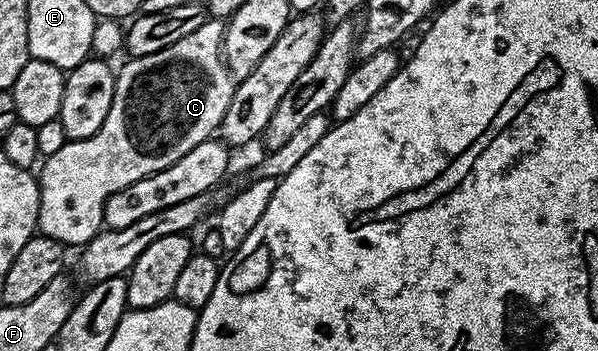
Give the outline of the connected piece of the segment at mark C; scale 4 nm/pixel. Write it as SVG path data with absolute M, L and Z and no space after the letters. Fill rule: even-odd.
M207 19L203 27L191 31L191 35L155 51L155 55L129 57L122 69L116 70L115 99L111 99L111 111L103 119L103 127L95 135L78 141L66 140L55 155L40 162L39 215L37 233L55 239L66 247L84 247L105 225L105 204L111 195L139 183L144 177L154 177L159 171L171 167L191 147L210 140L220 130L221 120L227 115L227 107L233 98L235 82L225 59L221 56L221 41L225 37L226 22L221 19Z

